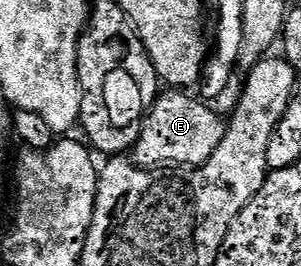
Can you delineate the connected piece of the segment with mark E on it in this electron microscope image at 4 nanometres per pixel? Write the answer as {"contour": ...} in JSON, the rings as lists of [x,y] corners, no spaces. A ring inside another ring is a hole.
{"contour":[[[163,91],[155,101],[155,106],[146,110],[142,118],[139,139],[133,148],[133,160],[143,167],[198,167],[203,165],[217,151],[223,138],[224,118],[214,113],[210,104],[202,100],[190,101],[178,97],[178,92]],[[163,164],[163,165],[159,165]]]}

